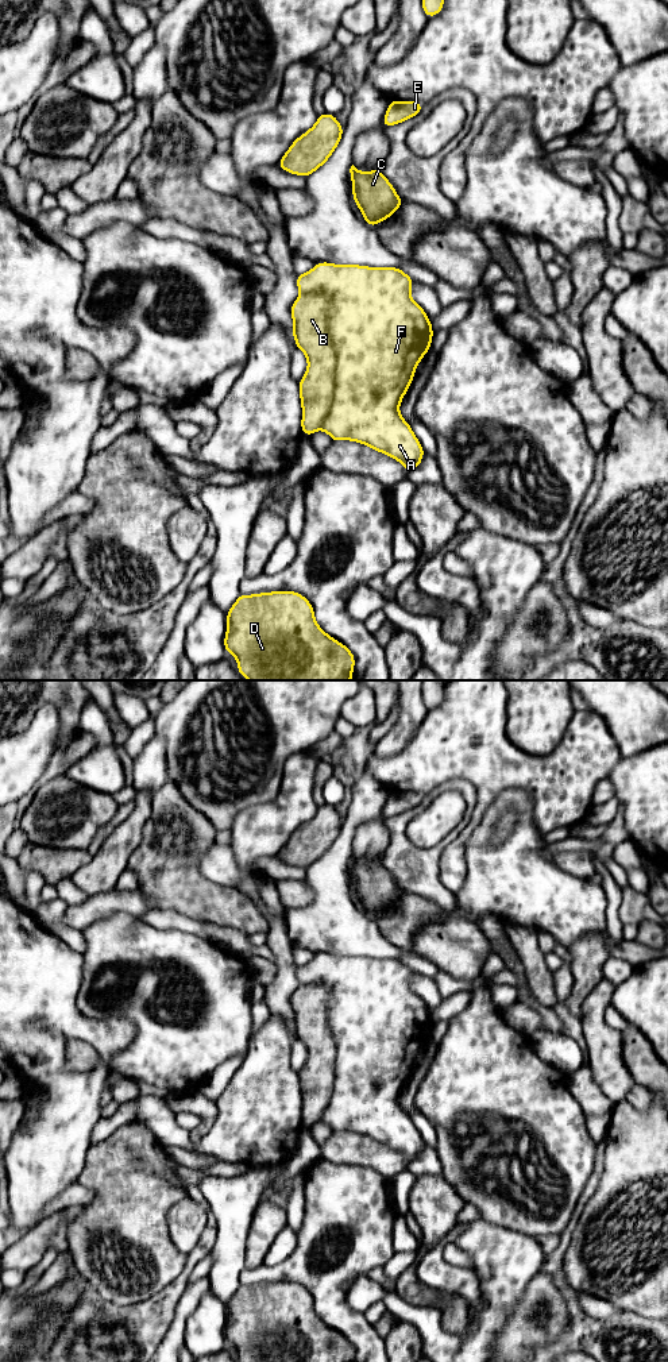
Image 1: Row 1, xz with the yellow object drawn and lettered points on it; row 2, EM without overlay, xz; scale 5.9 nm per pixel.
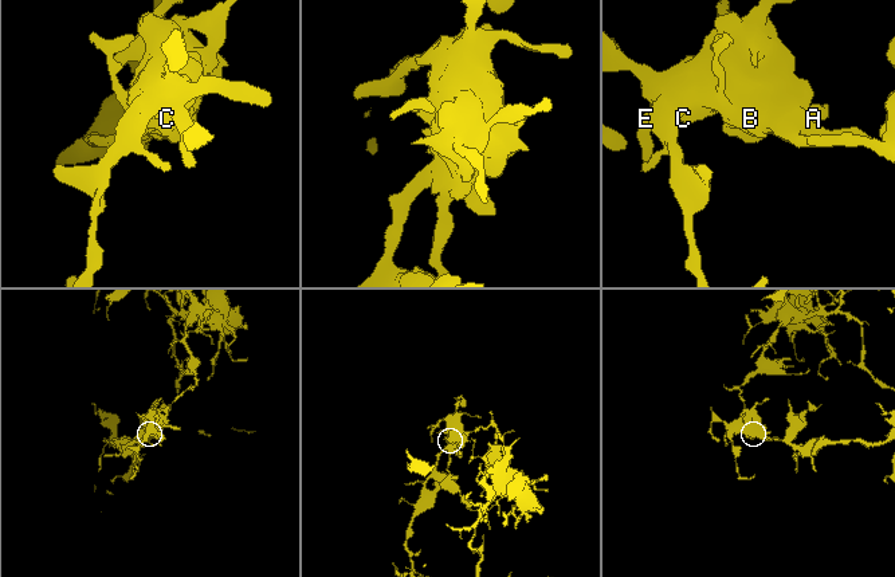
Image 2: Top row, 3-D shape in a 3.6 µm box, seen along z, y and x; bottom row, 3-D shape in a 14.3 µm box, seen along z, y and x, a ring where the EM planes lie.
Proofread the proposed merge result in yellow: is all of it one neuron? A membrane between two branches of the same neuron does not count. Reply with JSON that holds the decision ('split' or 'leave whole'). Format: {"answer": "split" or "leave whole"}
{"answer": "split"}

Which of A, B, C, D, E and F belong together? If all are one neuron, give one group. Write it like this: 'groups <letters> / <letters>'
groups A F / B C D E

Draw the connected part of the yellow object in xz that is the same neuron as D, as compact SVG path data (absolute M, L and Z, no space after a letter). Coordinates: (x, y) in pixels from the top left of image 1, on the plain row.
M297 1282L240 1285L227 1305L224 1339L238 1351L238 1362L354 1362L355 1347L340 1332L327 1326L314 1311L310 1293Z

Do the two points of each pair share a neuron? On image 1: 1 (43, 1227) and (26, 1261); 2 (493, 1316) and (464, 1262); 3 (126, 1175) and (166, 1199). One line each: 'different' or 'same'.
1: same
2: different
3: same

